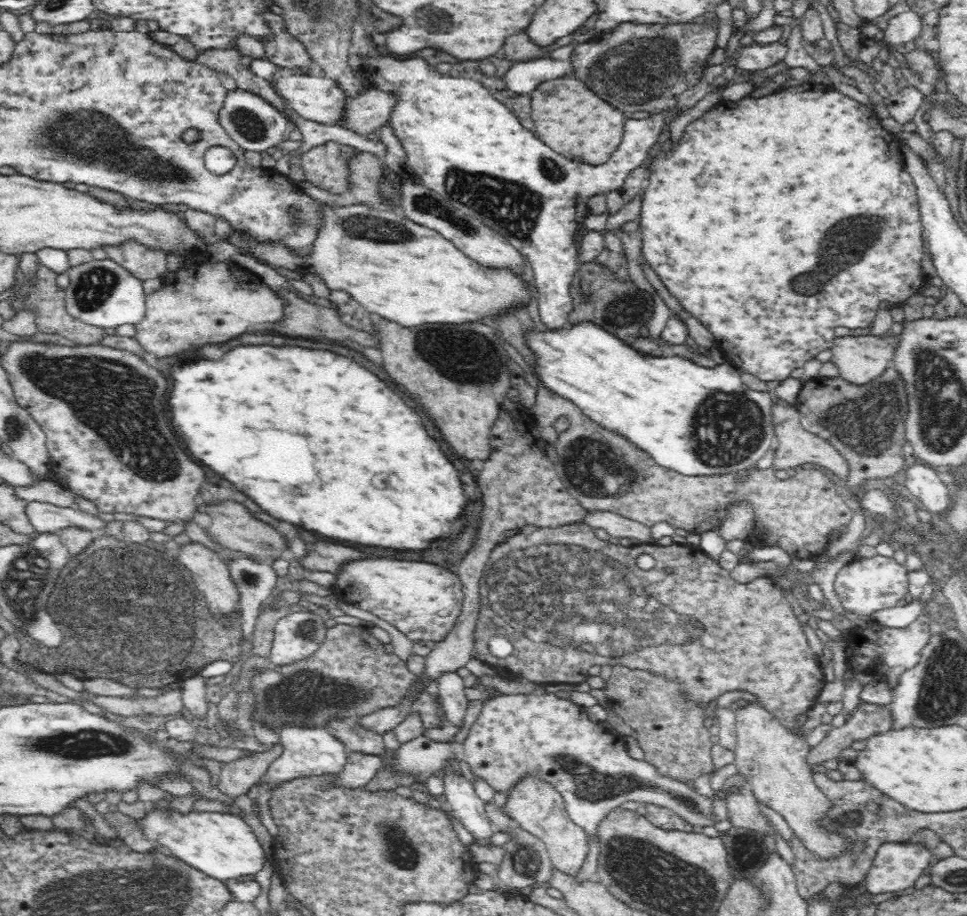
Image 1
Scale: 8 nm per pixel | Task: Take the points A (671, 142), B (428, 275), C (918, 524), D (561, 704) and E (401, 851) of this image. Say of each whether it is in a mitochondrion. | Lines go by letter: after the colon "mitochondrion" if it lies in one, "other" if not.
A: other
B: other
C: other
D: other
E: mitochondrion

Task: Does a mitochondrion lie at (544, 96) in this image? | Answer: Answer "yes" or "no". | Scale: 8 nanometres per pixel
no

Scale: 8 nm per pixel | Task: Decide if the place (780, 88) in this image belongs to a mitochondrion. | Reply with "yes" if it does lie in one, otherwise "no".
no

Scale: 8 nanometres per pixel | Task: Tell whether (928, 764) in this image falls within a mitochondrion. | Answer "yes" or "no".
no

